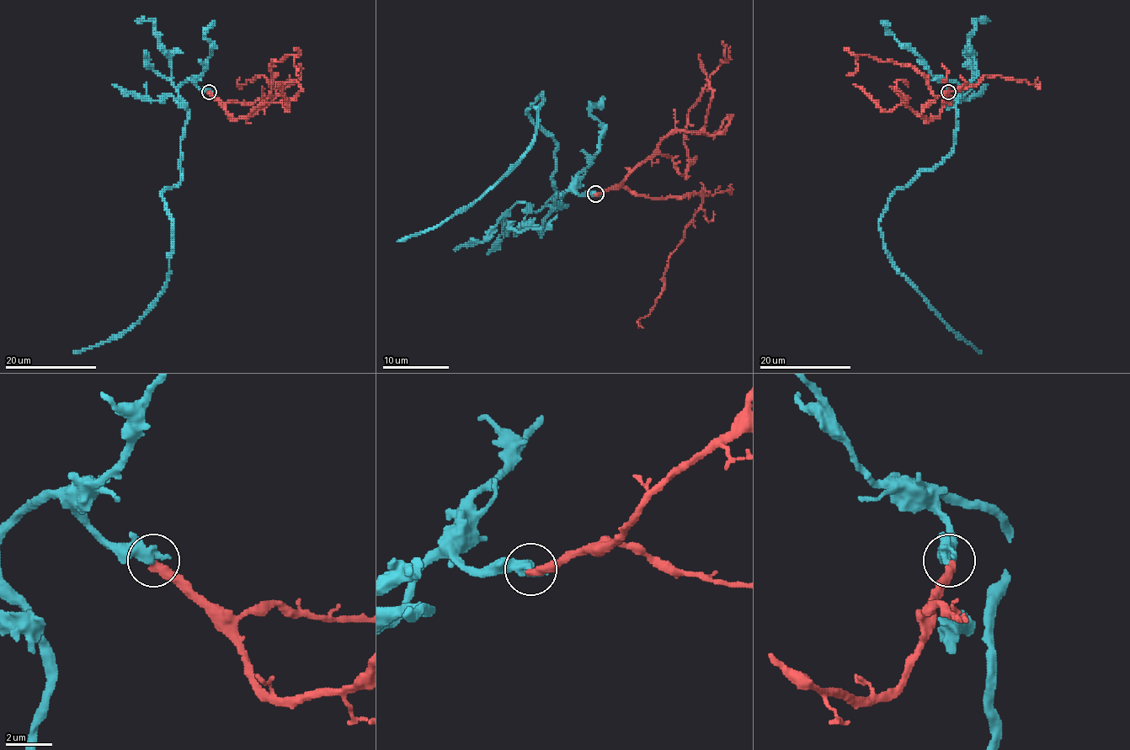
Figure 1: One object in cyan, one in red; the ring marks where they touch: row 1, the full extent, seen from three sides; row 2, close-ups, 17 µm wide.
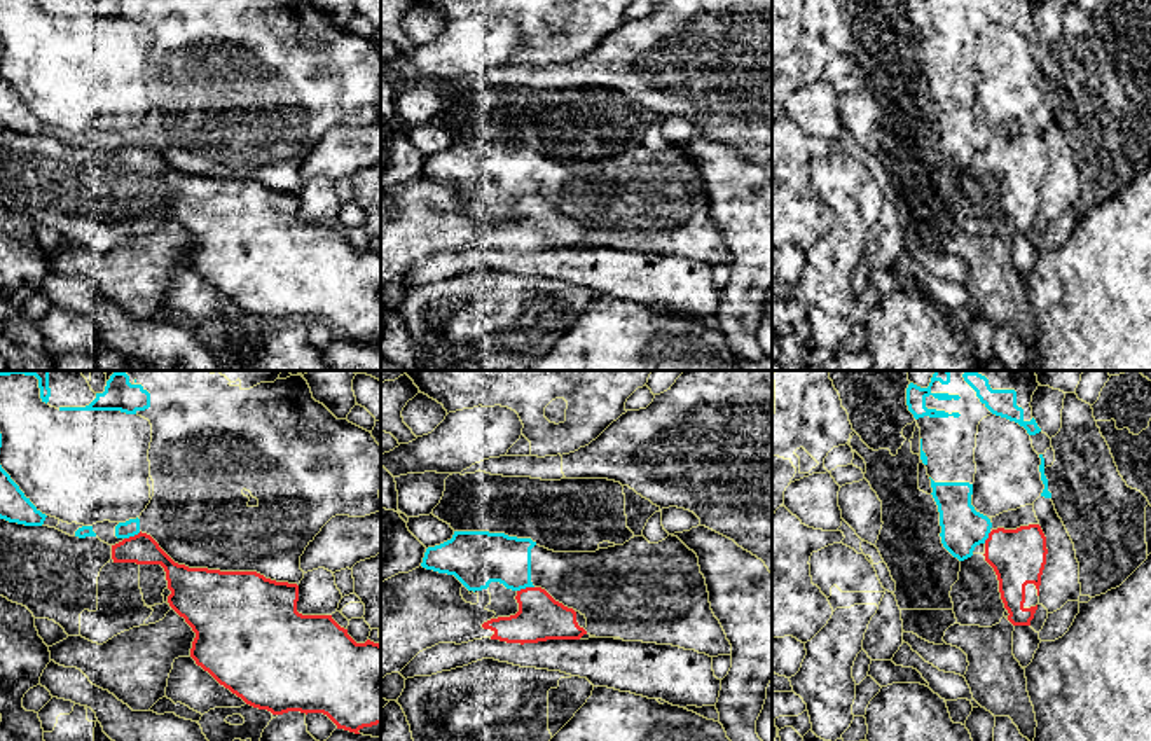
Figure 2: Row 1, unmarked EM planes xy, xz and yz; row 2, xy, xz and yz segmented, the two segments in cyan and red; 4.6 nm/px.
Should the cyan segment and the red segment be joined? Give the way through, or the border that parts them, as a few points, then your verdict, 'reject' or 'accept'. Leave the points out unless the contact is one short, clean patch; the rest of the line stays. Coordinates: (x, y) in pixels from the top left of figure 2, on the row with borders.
border xz (533, 586), (517, 591); reject

